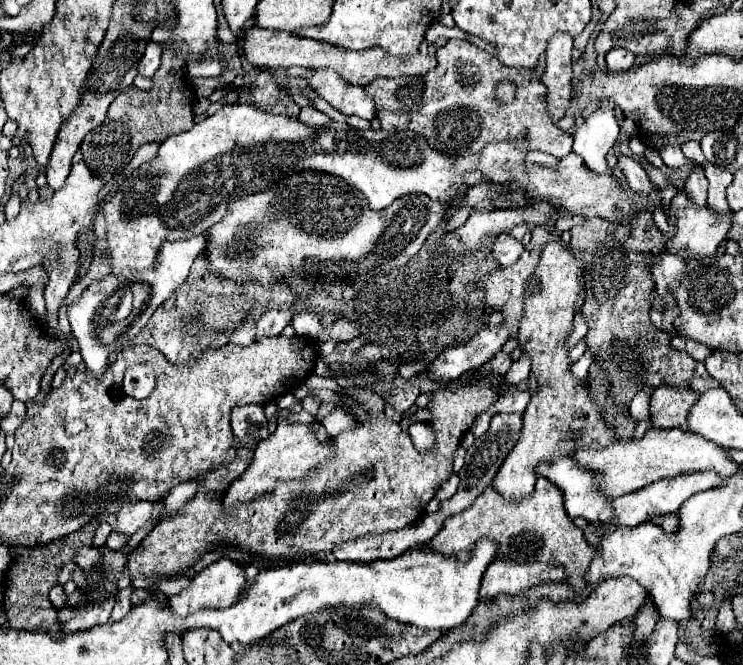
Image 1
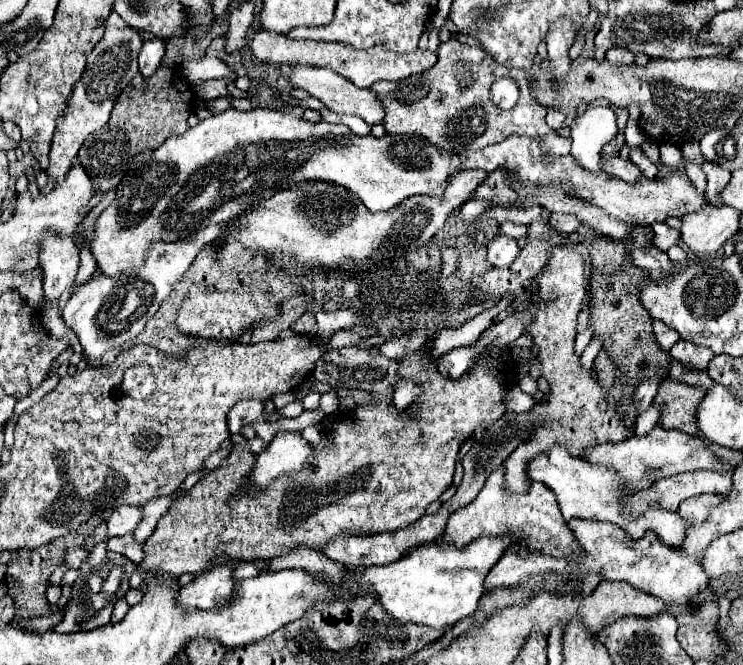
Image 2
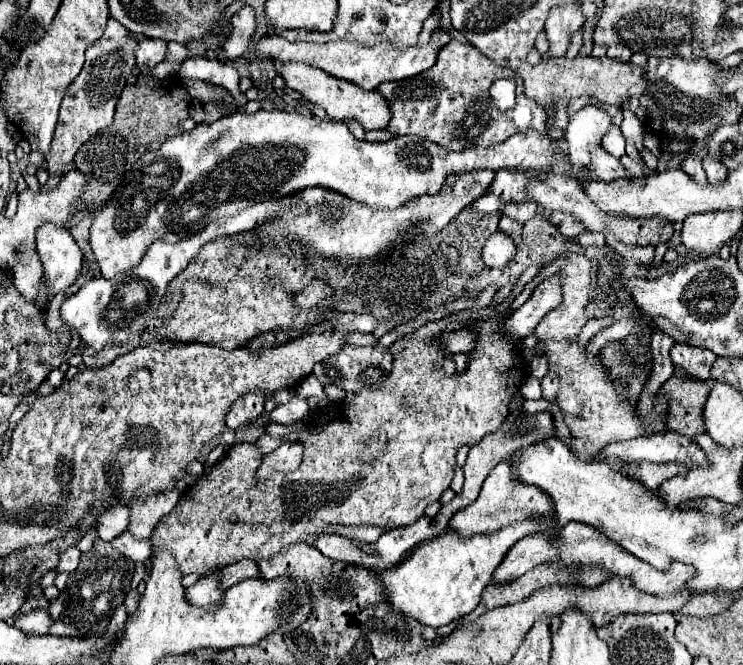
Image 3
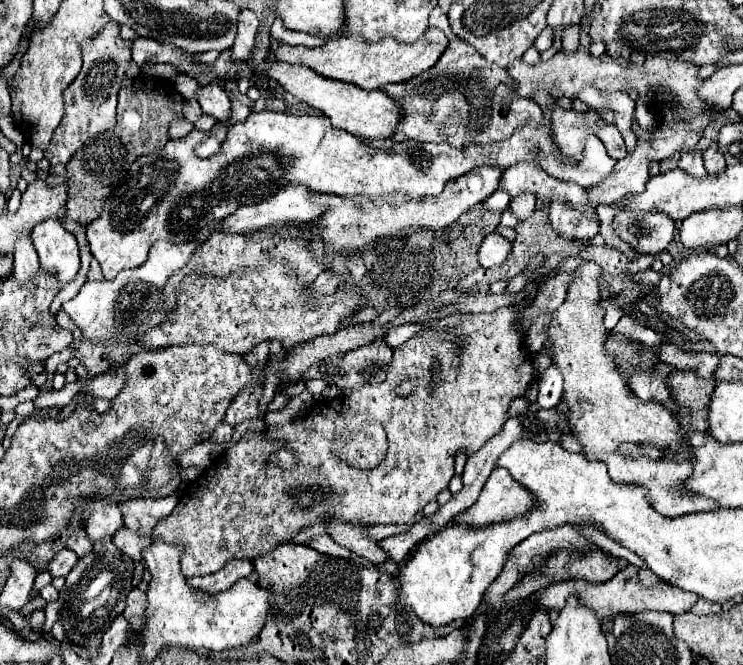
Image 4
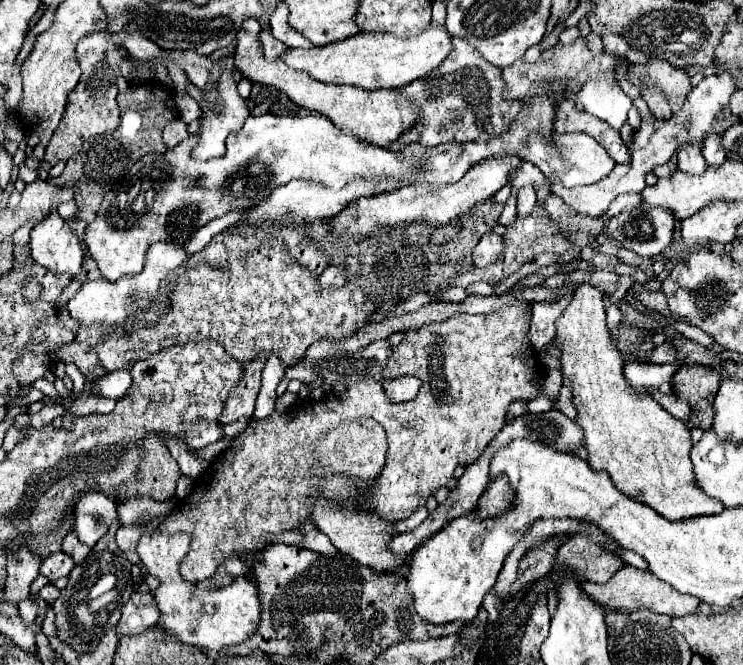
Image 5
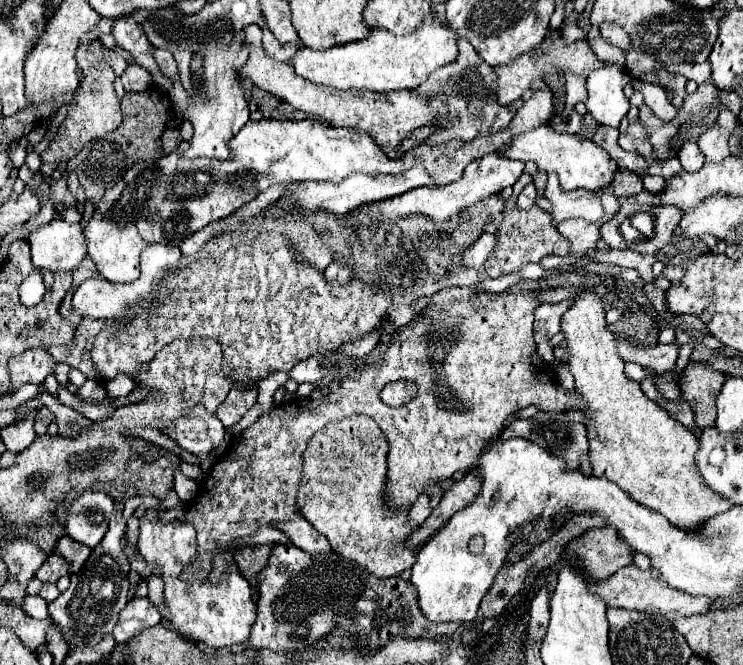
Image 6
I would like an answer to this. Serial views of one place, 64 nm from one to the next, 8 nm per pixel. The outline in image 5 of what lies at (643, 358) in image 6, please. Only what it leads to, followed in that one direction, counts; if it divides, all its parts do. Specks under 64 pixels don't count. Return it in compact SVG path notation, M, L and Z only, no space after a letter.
M668 342L656 346L654 352L648 356L648 362L654 362L654 364L676 364L678 362L676 348L672 344L668 344Z

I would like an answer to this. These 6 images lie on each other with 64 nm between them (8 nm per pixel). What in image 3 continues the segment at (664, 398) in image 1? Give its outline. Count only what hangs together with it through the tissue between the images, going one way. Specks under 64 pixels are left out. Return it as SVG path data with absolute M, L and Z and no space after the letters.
M678 376L668 378L660 388L660 394L664 394L668 400L666 426L688 438L702 434L704 432L702 410L708 392L710 392L708 382Z

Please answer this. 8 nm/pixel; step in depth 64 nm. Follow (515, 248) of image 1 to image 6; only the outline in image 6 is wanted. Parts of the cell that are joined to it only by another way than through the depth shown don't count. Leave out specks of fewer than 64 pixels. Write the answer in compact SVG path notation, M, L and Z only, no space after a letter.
M484 232L466 252L464 252L464 264L470 266L470 268L480 268L494 252L498 240L494 234L488 234Z

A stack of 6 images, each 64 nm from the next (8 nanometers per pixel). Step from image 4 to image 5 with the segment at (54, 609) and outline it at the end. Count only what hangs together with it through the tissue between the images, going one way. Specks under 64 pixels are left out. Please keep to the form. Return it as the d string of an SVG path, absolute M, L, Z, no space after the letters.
M50 605L48 606L47 610L51 611L46 612L45 618L42 622L41 631L48 637L56 636L57 635L57 628L55 625L56 615L54 611L52 611L53 609Z

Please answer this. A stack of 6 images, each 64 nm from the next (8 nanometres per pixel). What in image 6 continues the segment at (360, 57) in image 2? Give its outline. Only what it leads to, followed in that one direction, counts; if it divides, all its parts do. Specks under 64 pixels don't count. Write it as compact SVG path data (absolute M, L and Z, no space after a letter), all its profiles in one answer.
M430 16L422 28L408 36L396 36L388 30L372 30L368 38L332 46L326 50L312 50L312 48L300 48L288 64L294 66L296 74L316 82L316 84L328 84L334 88L360 88L360 90L374 90L374 92L390 92L390 90L402 90L402 88L416 88L422 84L430 72L438 70L444 64L450 64L458 56L456 46L458 34L448 28L444 20L436 20Z

